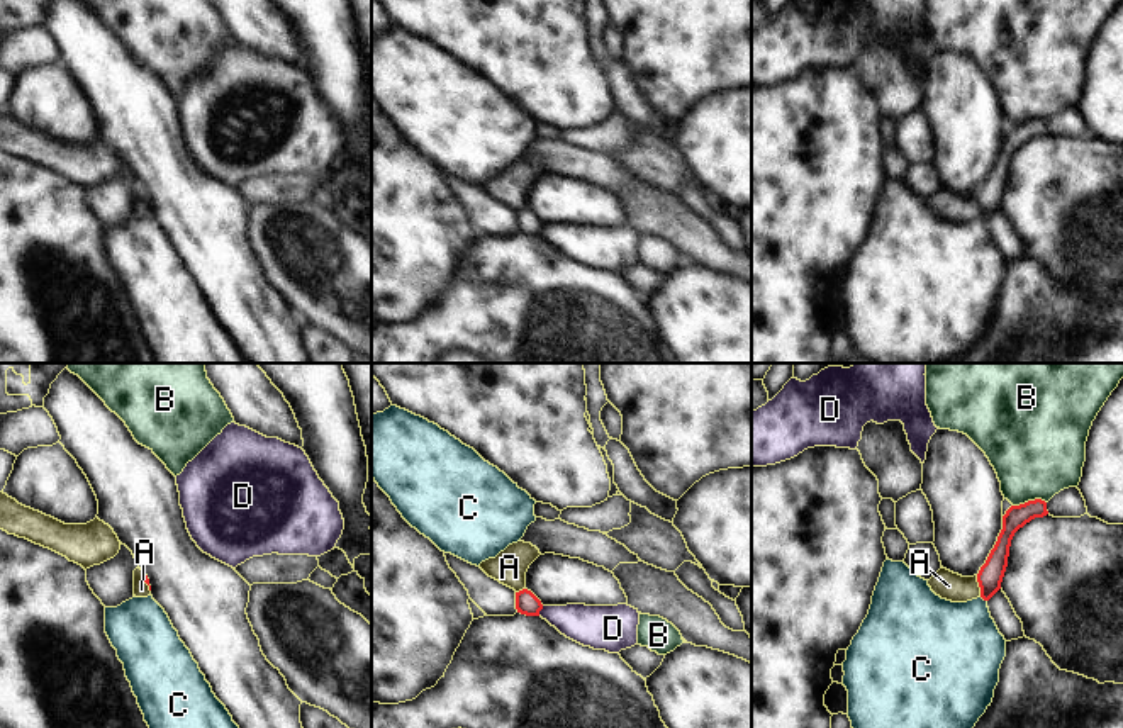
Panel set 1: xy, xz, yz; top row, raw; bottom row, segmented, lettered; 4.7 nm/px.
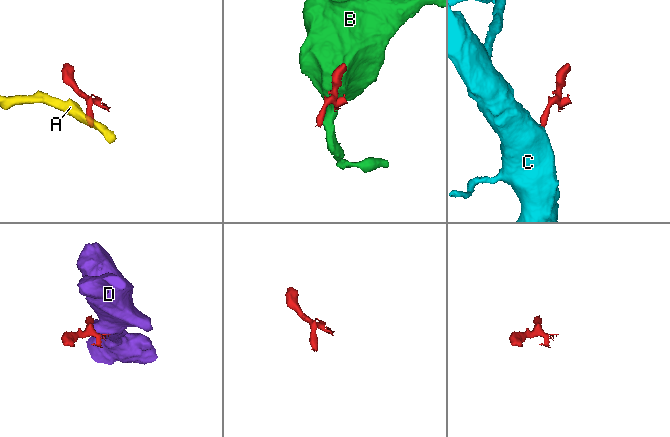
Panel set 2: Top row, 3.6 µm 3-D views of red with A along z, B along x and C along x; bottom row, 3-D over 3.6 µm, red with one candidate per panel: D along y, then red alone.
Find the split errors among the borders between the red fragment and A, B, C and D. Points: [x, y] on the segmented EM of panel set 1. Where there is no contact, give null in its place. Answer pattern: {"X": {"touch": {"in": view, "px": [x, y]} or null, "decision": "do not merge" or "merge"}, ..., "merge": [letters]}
{"A": {"touch": {"in": "yz", "px": [979, 586]}, "decision": "do not merge"}, "B": {"touch": {"in": "yz", "px": [1028, 501]}, "decision": "do not merge"}, "C": {"touch": {"in": "yz", "px": [984, 599]}, "decision": "merge"}, "D": {"touch": {"in": "xz", "px": [540, 610]}, "decision": "do not merge"}, "merge": ["C"]}

